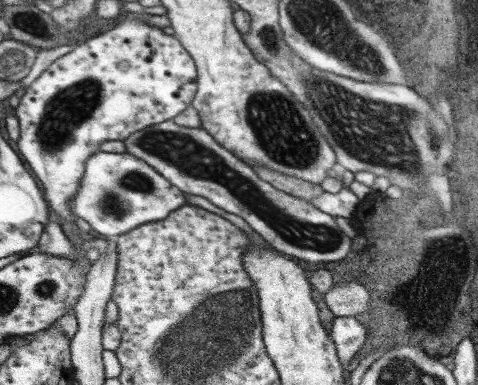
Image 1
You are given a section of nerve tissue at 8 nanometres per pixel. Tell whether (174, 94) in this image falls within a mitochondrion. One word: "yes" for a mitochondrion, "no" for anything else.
no

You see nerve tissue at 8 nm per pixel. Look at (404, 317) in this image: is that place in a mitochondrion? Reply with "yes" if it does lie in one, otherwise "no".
no

